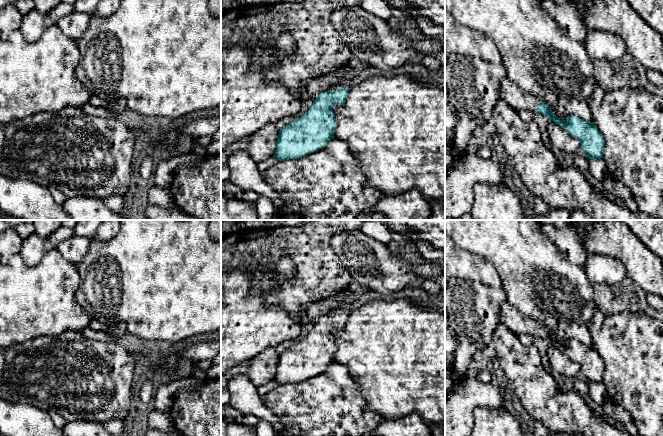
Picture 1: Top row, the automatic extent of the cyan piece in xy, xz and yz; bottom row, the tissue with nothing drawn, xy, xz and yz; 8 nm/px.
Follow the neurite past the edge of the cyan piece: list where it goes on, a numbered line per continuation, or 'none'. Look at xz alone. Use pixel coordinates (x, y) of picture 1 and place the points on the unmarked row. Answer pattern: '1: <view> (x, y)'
1: xz (344, 306)

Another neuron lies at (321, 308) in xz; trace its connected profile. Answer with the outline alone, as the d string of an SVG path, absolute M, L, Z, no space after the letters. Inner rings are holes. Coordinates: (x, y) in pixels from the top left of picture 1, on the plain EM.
M324 299L310 305L307 309L307 317L309 318L309 323L314 324L319 317L328 315L332 310L335 310L339 307L339 300Z

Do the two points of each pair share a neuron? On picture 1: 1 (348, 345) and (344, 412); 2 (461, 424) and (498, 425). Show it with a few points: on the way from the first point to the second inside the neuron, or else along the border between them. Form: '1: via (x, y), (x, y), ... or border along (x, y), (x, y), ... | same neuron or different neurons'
1: border along (335, 361), (347, 368), (360, 388) | different neurons
2: border along (491, 408), (477, 406), (473, 412), (472, 425) | different neurons

